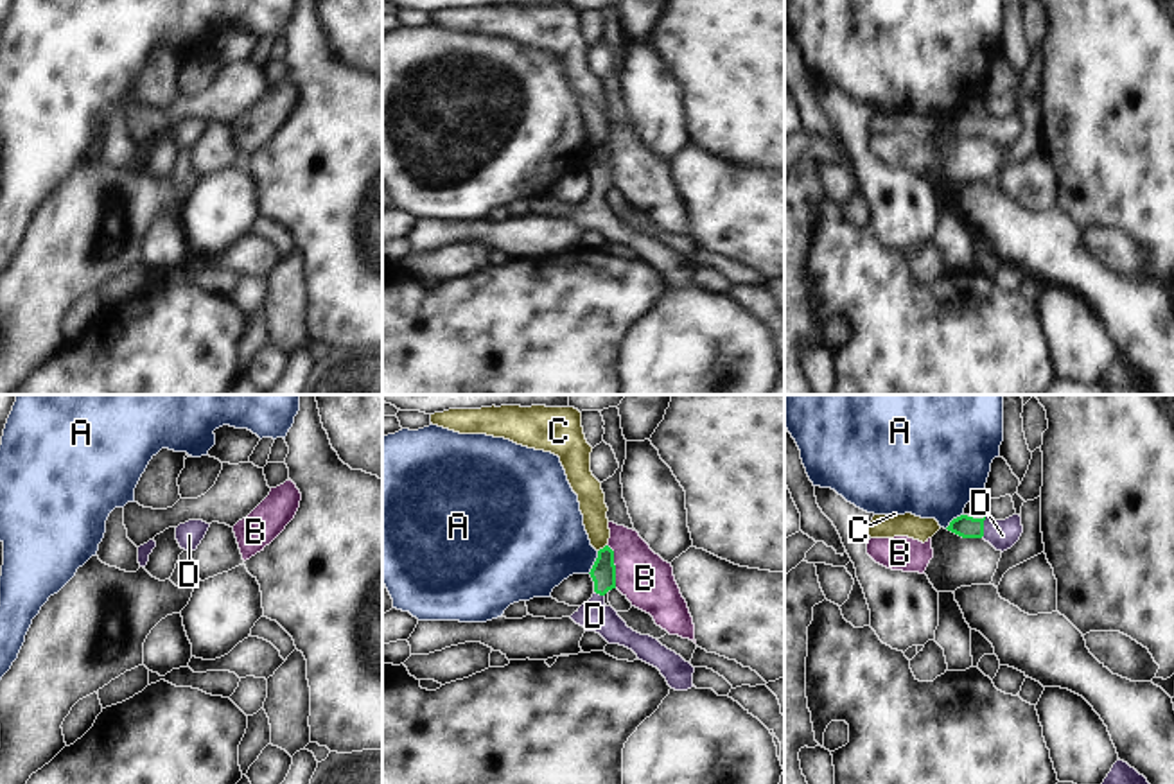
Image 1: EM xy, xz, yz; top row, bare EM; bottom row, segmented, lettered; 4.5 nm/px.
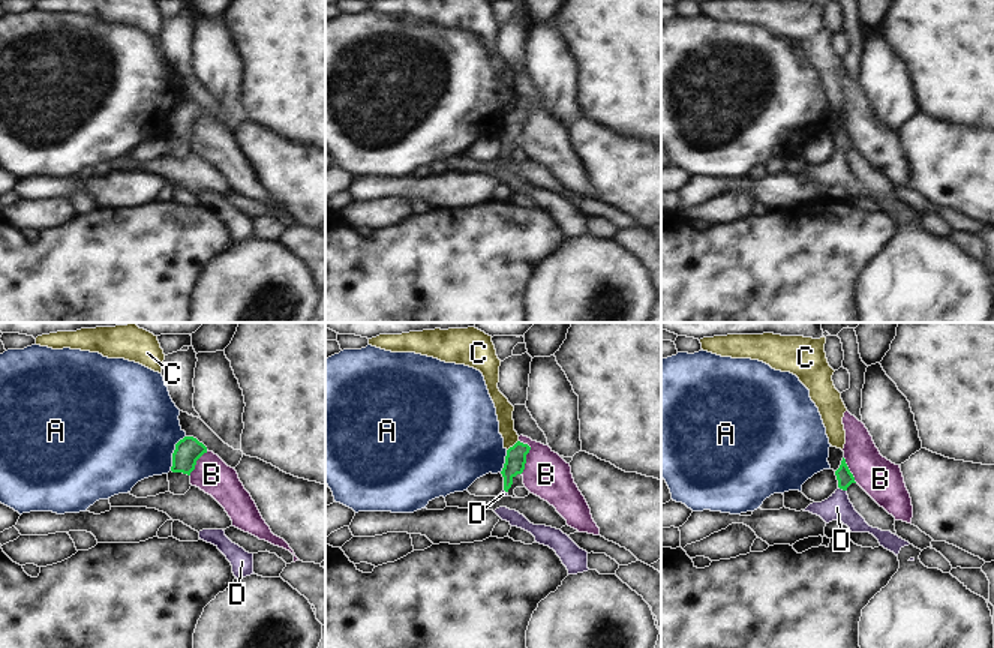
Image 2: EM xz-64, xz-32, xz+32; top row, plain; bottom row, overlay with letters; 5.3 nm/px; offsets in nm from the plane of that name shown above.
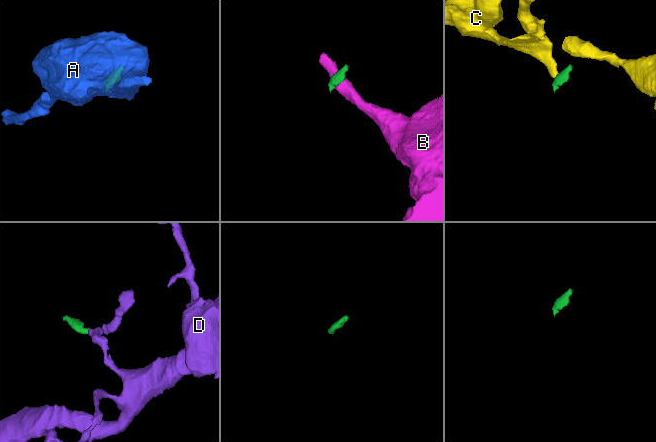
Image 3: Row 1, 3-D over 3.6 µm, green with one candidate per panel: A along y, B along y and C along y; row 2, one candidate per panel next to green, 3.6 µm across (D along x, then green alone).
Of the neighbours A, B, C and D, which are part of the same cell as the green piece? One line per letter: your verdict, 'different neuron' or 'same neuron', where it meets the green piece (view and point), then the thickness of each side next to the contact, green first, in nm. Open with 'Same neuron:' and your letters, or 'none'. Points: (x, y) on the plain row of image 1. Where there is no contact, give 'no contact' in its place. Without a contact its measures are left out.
Same neuron: D
A: different neuron | xz (595, 160) | 110/380 nm
B: different neuron | xz (614, 164) | 110/240 nm
C: different neuron | xz (604, 146) | 110/120 nm
D: same neuron | yz (982, 126) | 100/140 nm

